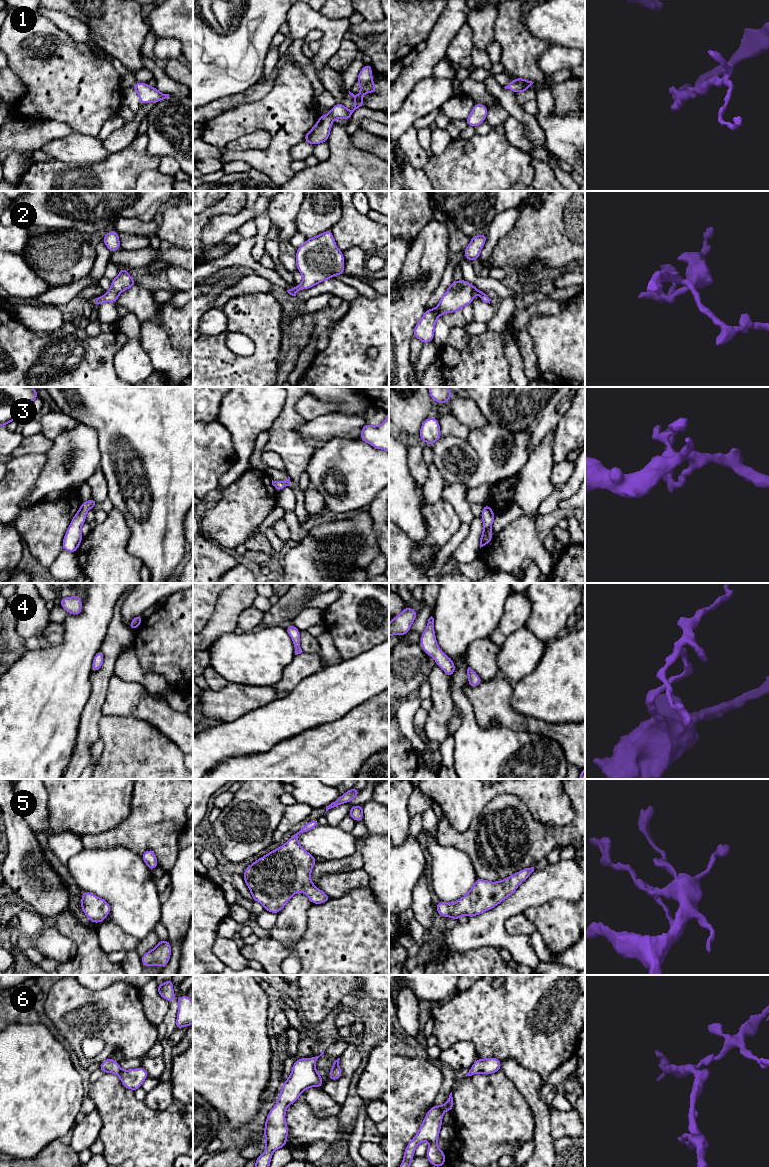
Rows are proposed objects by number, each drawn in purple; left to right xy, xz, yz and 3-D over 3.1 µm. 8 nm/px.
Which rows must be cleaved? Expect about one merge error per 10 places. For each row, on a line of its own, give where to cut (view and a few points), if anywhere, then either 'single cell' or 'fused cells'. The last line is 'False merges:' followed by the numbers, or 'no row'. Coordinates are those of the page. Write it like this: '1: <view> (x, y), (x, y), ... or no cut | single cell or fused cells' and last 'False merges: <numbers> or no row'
1: no cut | single cell
2: no cut | single cell
3: no cut | single cell
4: no cut | single cell
5: no cut | single cell
6: no cut | single cell
False merges: no row

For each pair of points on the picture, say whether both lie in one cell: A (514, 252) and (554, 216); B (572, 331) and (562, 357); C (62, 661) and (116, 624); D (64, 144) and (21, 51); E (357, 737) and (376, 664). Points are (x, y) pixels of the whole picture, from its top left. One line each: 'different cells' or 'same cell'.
A: same cell
B: same cell
C: different cells
D: different cells
E: same cell

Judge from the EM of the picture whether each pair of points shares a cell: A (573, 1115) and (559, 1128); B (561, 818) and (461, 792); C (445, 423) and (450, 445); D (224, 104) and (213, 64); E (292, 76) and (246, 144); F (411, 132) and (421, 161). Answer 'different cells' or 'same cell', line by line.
A: same cell
B: same cell
C: different cells
D: different cells
E: different cells
F: same cell

